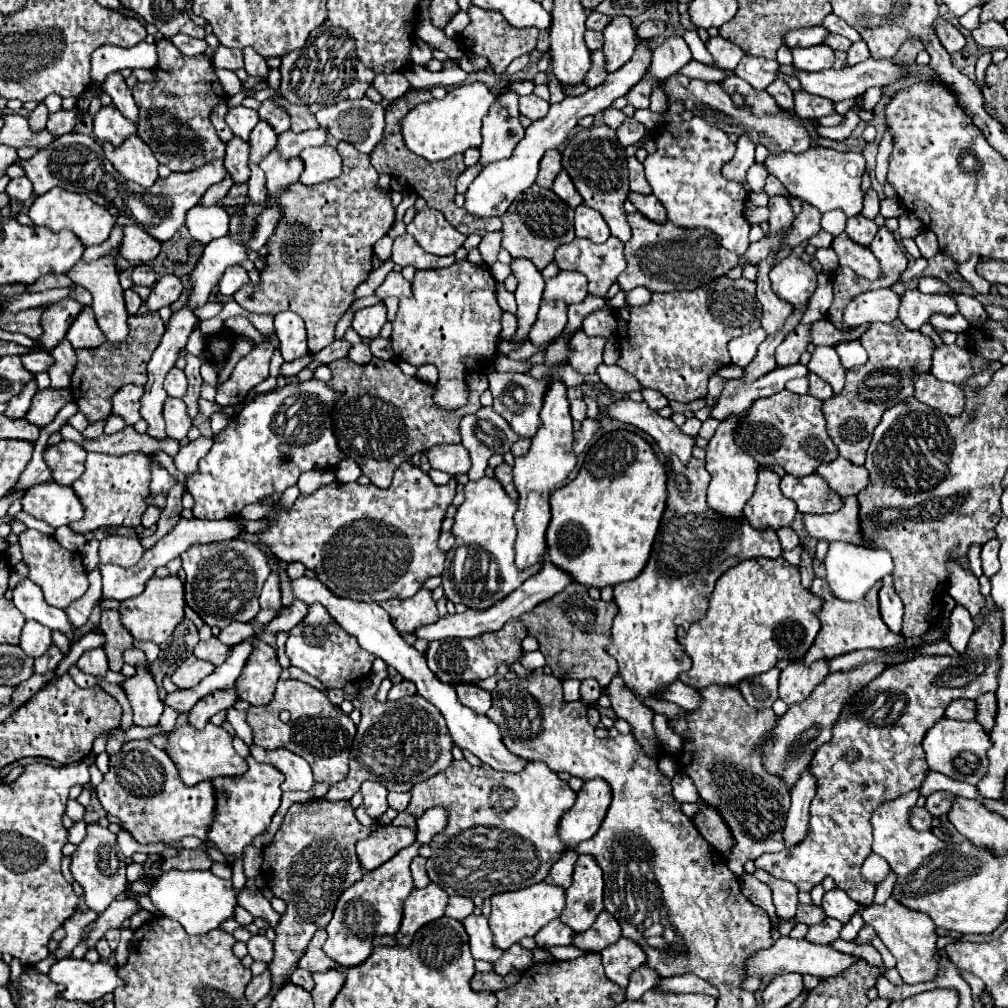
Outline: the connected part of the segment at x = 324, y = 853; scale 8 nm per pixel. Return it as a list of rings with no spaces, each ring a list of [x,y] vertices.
[[[322,801],[314,805],[294,803],[276,831],[274,841],[264,847],[262,875],[266,877],[274,897],[284,899],[288,905],[276,927],[274,959],[268,965],[272,973],[270,997],[282,989],[286,983],[286,973],[296,967],[314,931],[328,925],[342,891],[362,879],[364,873],[360,869],[354,845],[368,835],[370,829],[358,823],[348,801]]]

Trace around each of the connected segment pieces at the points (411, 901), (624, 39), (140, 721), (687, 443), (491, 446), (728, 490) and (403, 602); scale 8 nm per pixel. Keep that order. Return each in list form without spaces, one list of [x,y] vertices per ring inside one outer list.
[[[430,883],[424,889],[414,889],[410,897],[404,901],[404,919],[398,929],[402,931],[402,935],[396,937],[396,945],[408,947],[412,943],[414,933],[420,927],[440,919],[444,915],[446,901],[448,901],[448,893],[434,883]]]
[[[612,17],[612,21],[604,27],[604,57],[606,69],[616,71],[628,57],[632,57],[636,49],[636,33],[632,21],[628,17]]]
[[[140,671],[136,677],[126,681],[122,689],[128,693],[128,701],[134,711],[134,723],[140,727],[152,727],[160,721],[162,701],[158,697],[158,689],[154,679]]]
[[[630,399],[616,401],[608,409],[608,415],[648,433],[660,445],[660,449],[666,457],[676,455],[680,461],[692,459],[692,449],[696,447],[696,437],[688,437],[688,435],[680,433],[680,427],[676,427],[672,423],[672,419],[660,417],[656,411],[648,409],[644,405],[644,401],[642,403],[634,403]]]
[[[482,407],[478,413],[466,415],[460,421],[462,445],[470,451],[472,467],[468,471],[470,479],[482,479],[488,467],[488,459],[494,453],[508,453],[518,435],[510,425],[494,413],[492,407]]]
[[[732,415],[726,421],[722,421],[722,425],[716,429],[714,437],[708,441],[706,447],[706,469],[712,477],[710,485],[708,485],[708,507],[716,513],[720,513],[722,517],[728,517],[736,523],[744,521],[744,505],[748,503],[748,499],[754,493],[754,485],[756,485],[756,473],[758,473],[758,463],[746,455],[736,443],[734,443],[734,427],[740,415]]]
[[[420,589],[410,599],[390,599],[382,603],[382,609],[390,615],[392,625],[400,633],[414,633],[422,625],[438,621],[438,609],[430,595],[430,591]]]

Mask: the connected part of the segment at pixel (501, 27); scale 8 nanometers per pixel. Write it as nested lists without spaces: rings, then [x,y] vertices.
[[[470,7],[468,15],[470,15],[470,25],[462,31],[460,43],[462,43],[464,51],[468,51],[468,53],[472,51],[476,55],[486,57],[496,73],[506,71],[506,67],[512,63],[512,59],[516,59],[524,53],[530,53],[536,47],[538,31],[532,27],[530,29],[514,29],[512,25],[508,25],[508,21],[504,21],[504,17],[500,17],[500,13],[486,11],[480,7]]]

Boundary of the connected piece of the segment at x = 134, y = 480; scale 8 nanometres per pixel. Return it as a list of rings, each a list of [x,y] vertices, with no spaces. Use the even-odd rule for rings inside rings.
[[[88,453],[86,471],[78,481],[72,483],[72,489],[84,505],[84,517],[82,521],[70,525],[72,531],[86,535],[102,527],[140,527],[150,493],[148,457],[144,453],[128,453],[120,457],[106,453]]]

